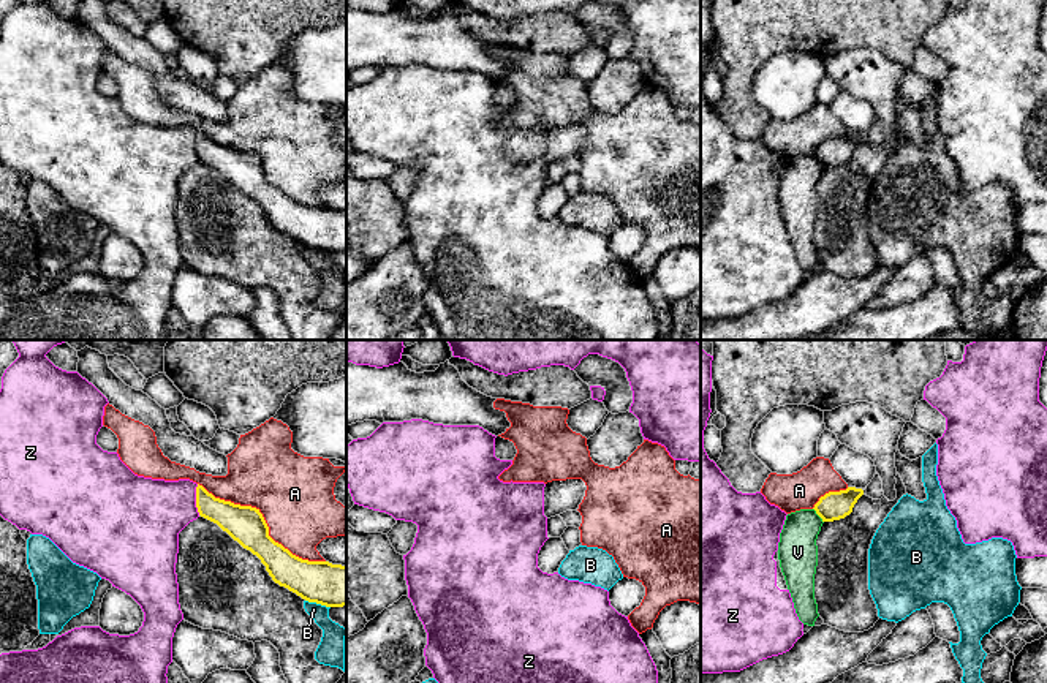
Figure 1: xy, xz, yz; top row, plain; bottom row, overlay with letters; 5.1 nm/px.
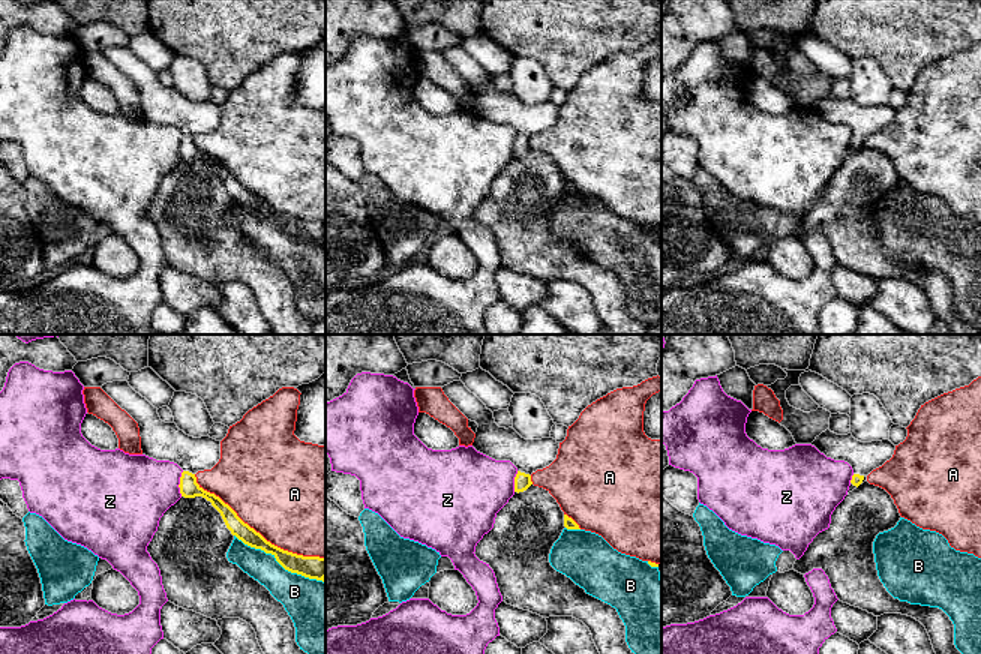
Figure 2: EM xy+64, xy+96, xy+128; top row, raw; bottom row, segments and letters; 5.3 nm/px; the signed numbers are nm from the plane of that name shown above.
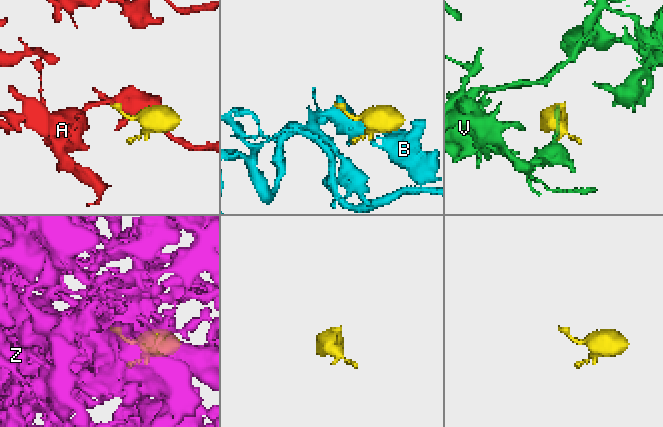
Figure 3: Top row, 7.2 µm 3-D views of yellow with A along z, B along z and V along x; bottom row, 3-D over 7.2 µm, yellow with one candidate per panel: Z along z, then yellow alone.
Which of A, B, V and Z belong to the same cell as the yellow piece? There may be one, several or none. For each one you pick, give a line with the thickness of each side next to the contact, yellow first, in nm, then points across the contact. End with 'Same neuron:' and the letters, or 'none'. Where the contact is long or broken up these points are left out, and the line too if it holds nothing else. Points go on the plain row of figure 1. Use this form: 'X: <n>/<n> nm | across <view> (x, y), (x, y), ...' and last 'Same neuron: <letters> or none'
Same neuron: none

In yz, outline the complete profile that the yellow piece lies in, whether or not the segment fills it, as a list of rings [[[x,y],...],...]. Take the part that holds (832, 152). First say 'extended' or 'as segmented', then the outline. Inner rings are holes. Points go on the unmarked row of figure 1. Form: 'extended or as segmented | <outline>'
extended | [[[840,90],[829,106],[833,115],[848,130],[848,134],[829,138],[819,144],[813,155],[822,168],[833,168],[849,161],[876,120],[875,108],[846,90]]]

